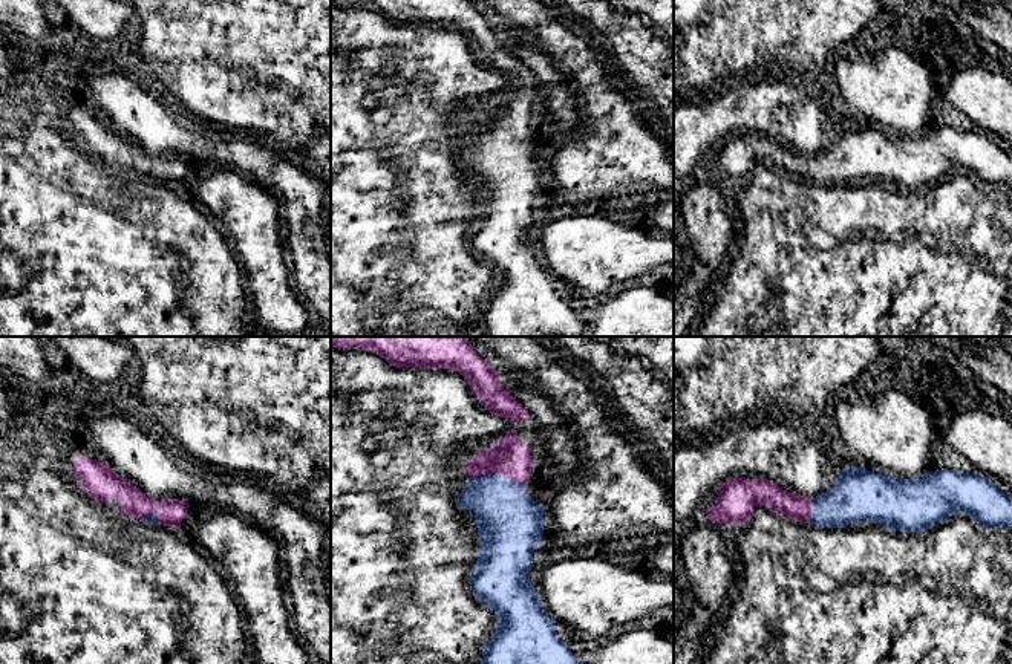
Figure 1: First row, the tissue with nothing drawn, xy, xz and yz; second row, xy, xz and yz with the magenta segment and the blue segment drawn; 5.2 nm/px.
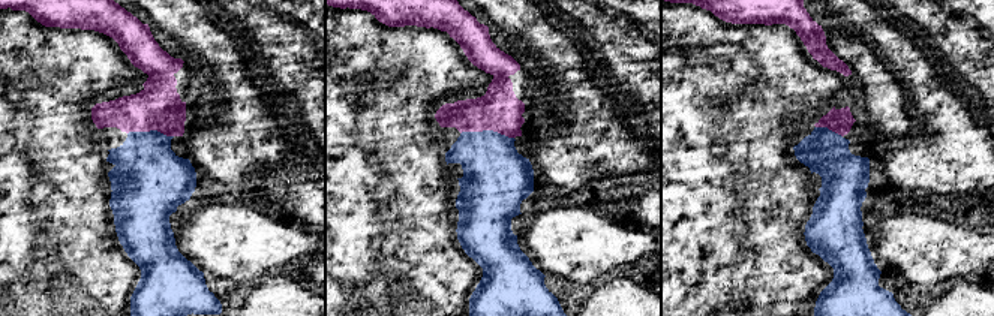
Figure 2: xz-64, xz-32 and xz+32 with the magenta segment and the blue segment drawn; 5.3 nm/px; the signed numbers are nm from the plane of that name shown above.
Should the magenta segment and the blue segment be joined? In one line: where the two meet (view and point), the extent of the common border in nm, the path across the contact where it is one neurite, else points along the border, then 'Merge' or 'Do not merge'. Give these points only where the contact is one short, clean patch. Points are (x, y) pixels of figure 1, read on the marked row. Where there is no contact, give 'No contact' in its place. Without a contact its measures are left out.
Touches magenta at xz (501, 473). Shared border 260 nm. Path across: xz (509, 456), (509, 462), (501, 473), (501, 505), (507, 517). Merge

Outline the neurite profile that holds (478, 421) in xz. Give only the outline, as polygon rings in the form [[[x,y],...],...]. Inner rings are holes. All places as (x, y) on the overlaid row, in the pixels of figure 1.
[[[444,369],[444,384],[450,387],[450,396],[456,399],[453,422],[462,424],[462,431],[475,439],[485,439],[501,425],[499,416],[485,408],[472,386],[461,373]]]

